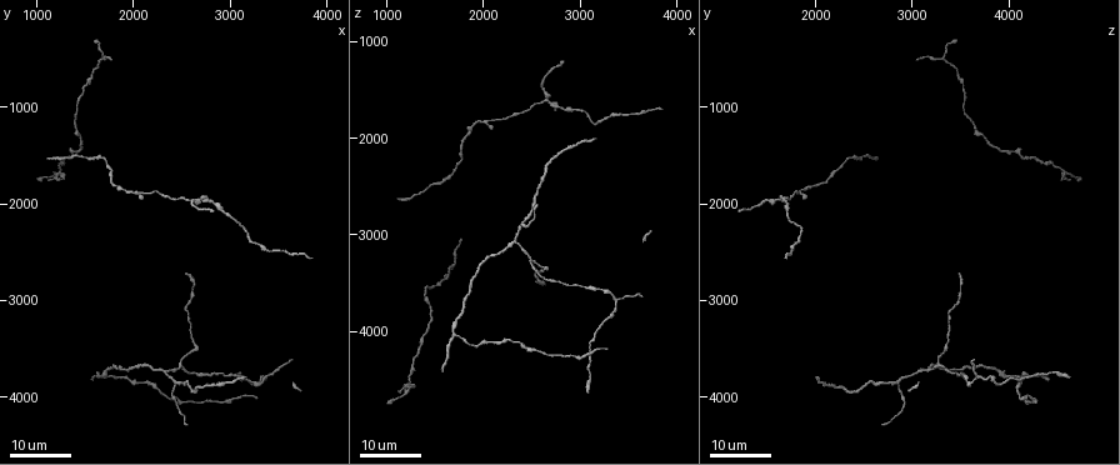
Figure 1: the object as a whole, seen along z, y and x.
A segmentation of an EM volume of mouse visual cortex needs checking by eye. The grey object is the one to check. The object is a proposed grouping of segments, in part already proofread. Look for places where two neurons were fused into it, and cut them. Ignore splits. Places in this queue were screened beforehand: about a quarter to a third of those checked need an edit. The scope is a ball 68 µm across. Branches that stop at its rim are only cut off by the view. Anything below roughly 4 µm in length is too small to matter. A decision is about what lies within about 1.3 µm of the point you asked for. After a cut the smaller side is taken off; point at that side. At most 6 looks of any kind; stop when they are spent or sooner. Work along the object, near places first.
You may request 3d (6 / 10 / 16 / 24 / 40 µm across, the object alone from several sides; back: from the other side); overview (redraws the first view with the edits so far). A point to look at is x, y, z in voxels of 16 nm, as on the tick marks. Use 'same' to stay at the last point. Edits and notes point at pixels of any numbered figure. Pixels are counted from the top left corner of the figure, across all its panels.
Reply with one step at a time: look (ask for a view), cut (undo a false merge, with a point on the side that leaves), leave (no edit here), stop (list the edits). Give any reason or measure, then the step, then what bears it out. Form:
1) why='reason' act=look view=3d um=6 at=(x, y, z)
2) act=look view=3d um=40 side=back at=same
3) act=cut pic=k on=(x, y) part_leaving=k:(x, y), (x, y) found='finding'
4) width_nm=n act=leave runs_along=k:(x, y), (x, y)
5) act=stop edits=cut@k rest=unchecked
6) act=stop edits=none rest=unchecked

why='a fork' act=look view=3d um=16 at=(2320, 3740, 3080)

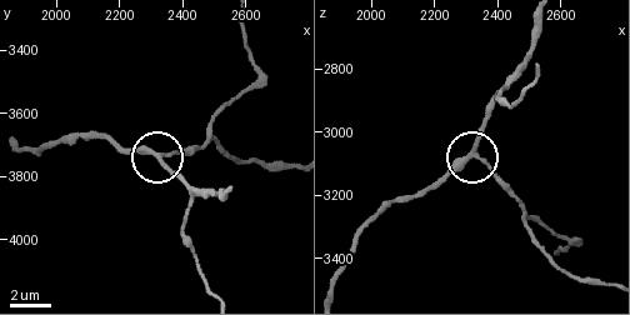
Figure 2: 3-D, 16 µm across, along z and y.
act=look view=3d um=6 at=(2330, 3730, 3080)

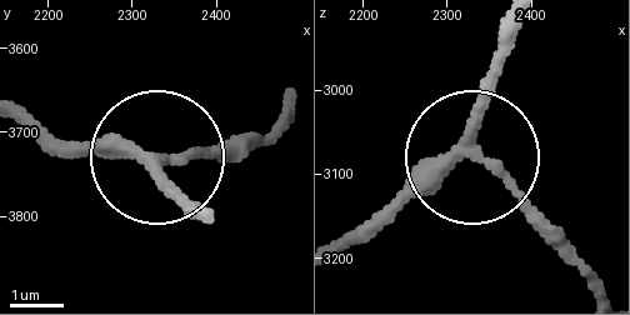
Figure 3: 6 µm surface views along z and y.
width_nm=250 act=leave runs_along=3:(520, 29), (475, 136), (368, 226) found='continuous, no second neuron'

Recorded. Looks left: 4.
why='small branch off a trunk' act=look view=3d um=16 at=(2420, 3840, 2840)

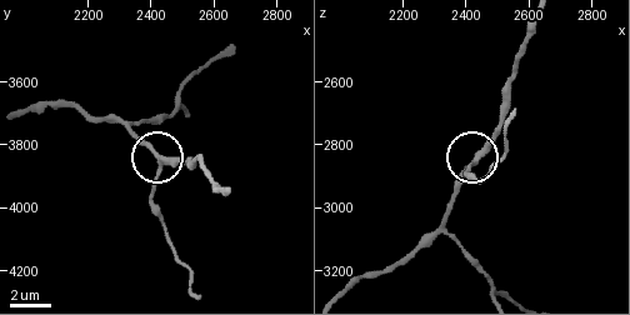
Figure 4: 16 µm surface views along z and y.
act=look view=3d um=6 at=(2430, 3850, 2850)

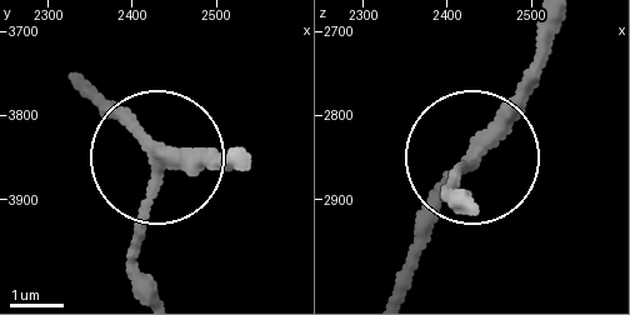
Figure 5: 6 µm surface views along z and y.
side_arm_um=10 arms=3 act=leave found='continuous, no second neuron'

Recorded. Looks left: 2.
why='three arms meet' act=look view=3d um=24 at=(2640, 1980, 1560)

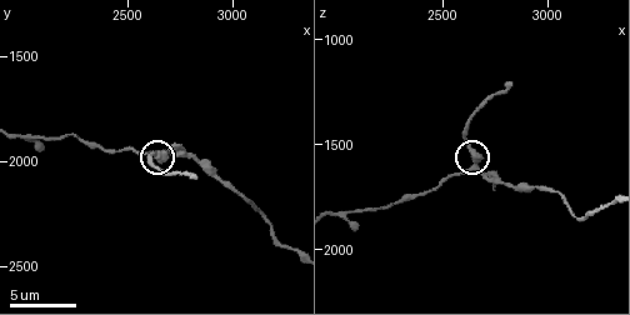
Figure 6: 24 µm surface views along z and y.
why='closer look' act=look view=3d um=10 at=same

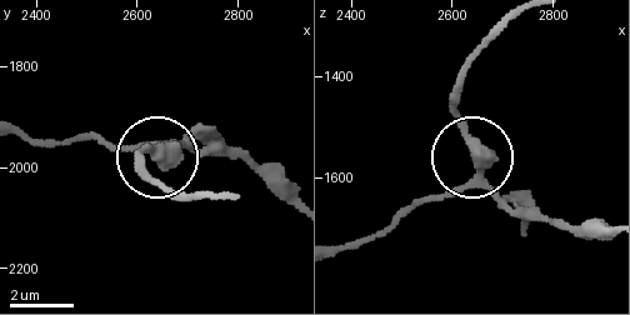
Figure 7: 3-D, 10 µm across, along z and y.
arms=3 act=leave found='one neuron here'

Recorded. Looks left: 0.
act=stop edits=none rest=unchecked

